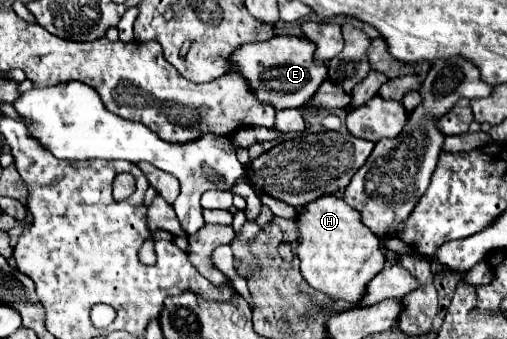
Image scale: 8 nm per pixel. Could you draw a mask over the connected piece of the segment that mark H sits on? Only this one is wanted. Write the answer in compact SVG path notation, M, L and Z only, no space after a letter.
M328 195L302 207L302 213L296 215L296 225L296 255L308 285L324 291L330 299L358 303L364 295L366 283L380 273L386 263L380 239L360 223L360 213L356 213L356 209L352 209L342 197Z

